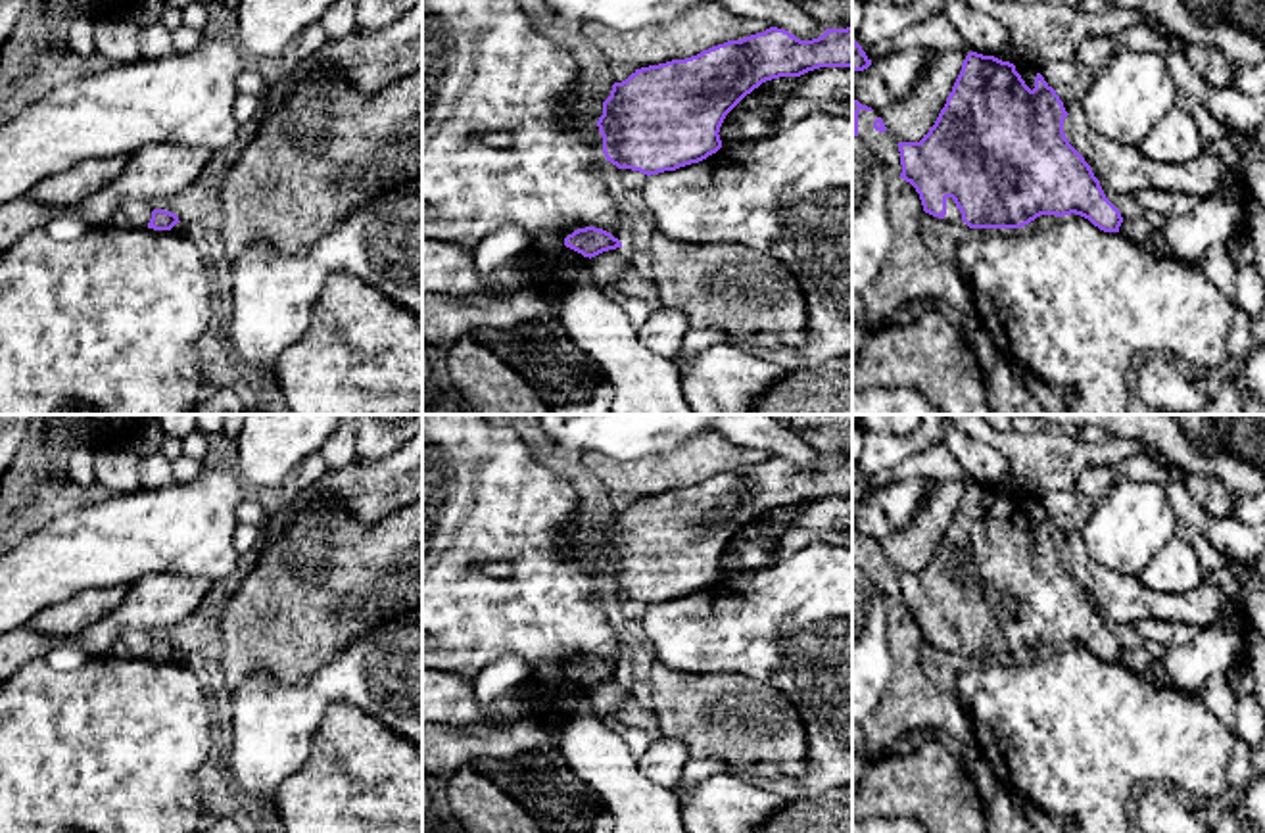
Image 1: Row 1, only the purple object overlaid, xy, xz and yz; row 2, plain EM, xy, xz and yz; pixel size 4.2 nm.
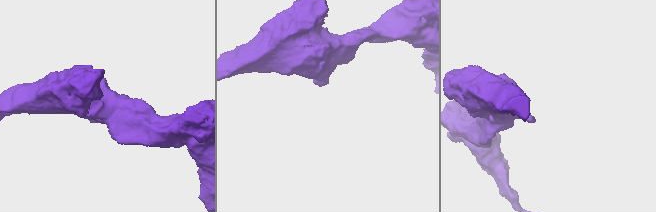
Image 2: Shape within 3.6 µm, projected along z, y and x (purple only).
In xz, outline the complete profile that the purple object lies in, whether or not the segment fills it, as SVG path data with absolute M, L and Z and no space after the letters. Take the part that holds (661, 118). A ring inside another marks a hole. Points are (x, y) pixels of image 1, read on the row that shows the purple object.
M852 25L825 29L822 36L812 40L800 40L785 29L770 27L764 33L728 40L685 60L635 69L626 81L614 83L610 96L603 102L603 115L597 121L603 154L618 169L639 171L647 177L699 163L722 148L720 127L747 94L766 81L800 77L820 67L852 67Z

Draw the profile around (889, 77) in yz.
M912 46L873 60L868 69L852 73L852 98L881 113L910 90L935 54Z

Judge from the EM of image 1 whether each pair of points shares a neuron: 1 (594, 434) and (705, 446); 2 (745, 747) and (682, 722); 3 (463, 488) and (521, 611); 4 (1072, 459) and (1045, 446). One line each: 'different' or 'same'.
1: different
2: same
3: same
4: same

